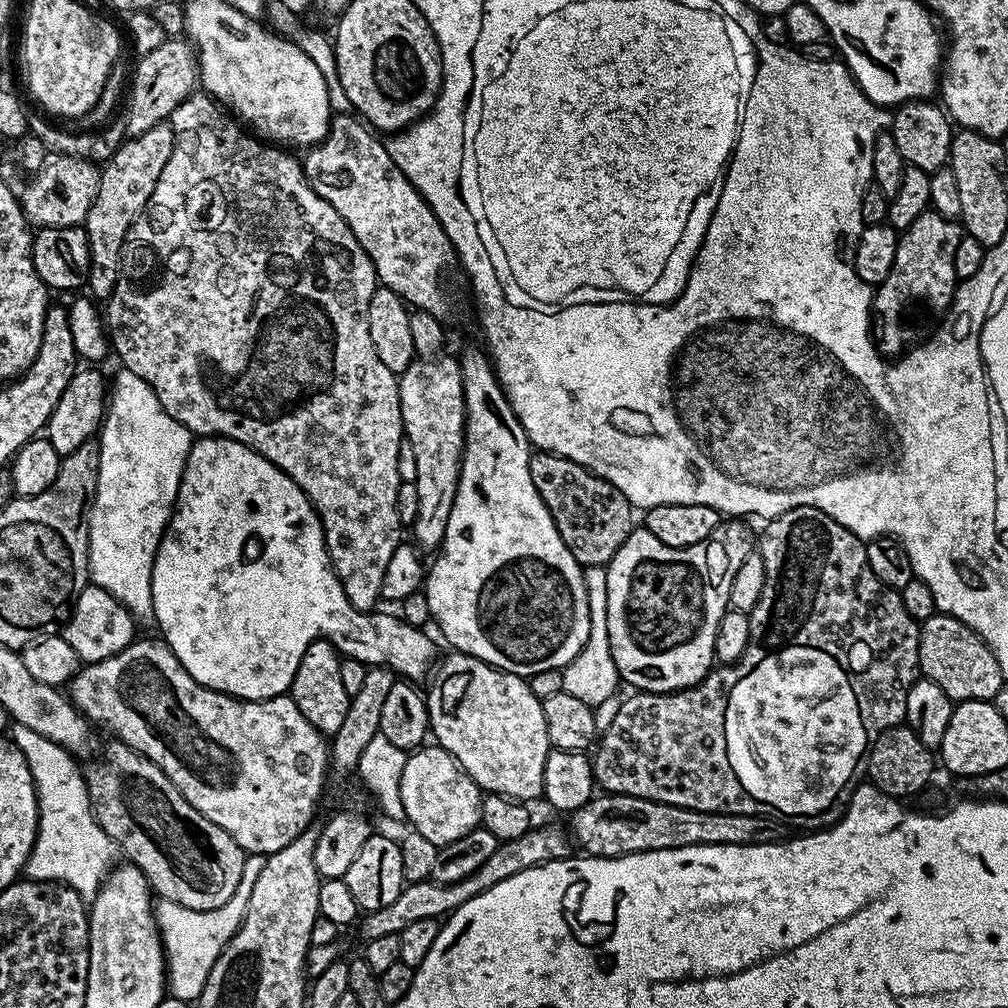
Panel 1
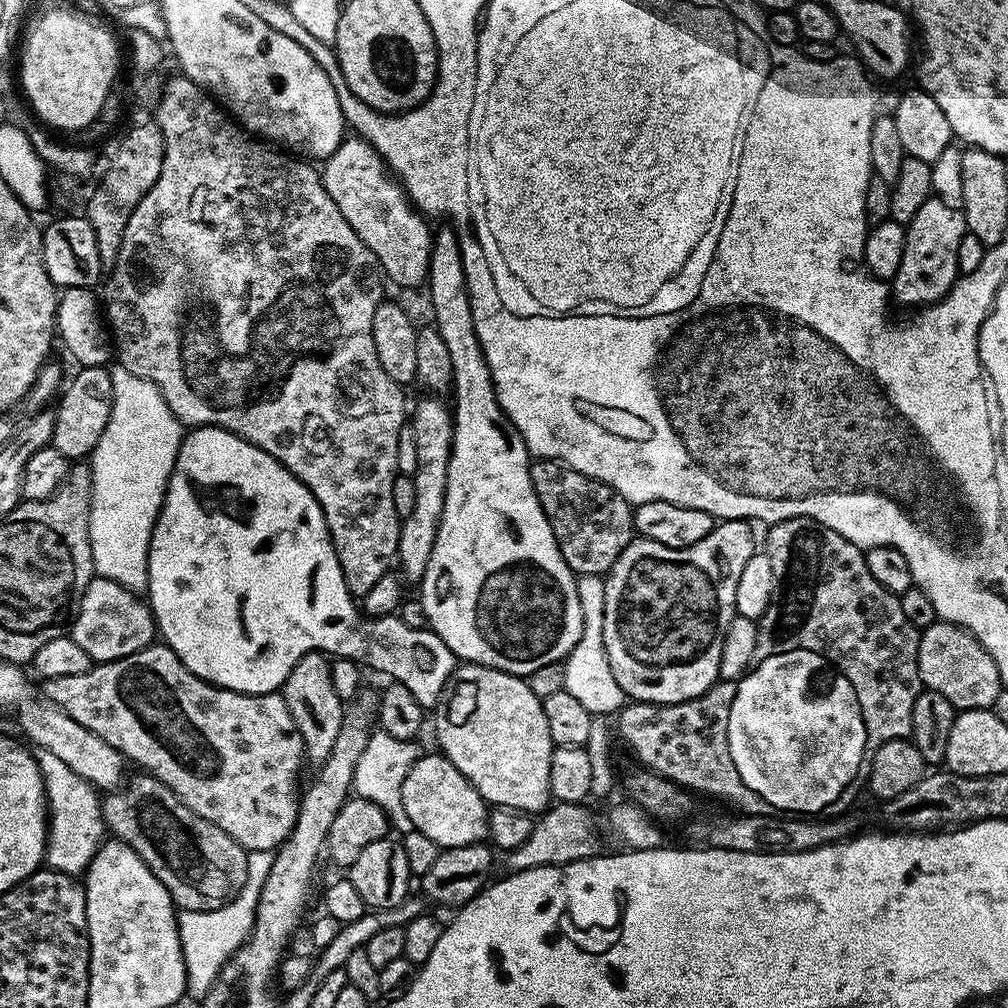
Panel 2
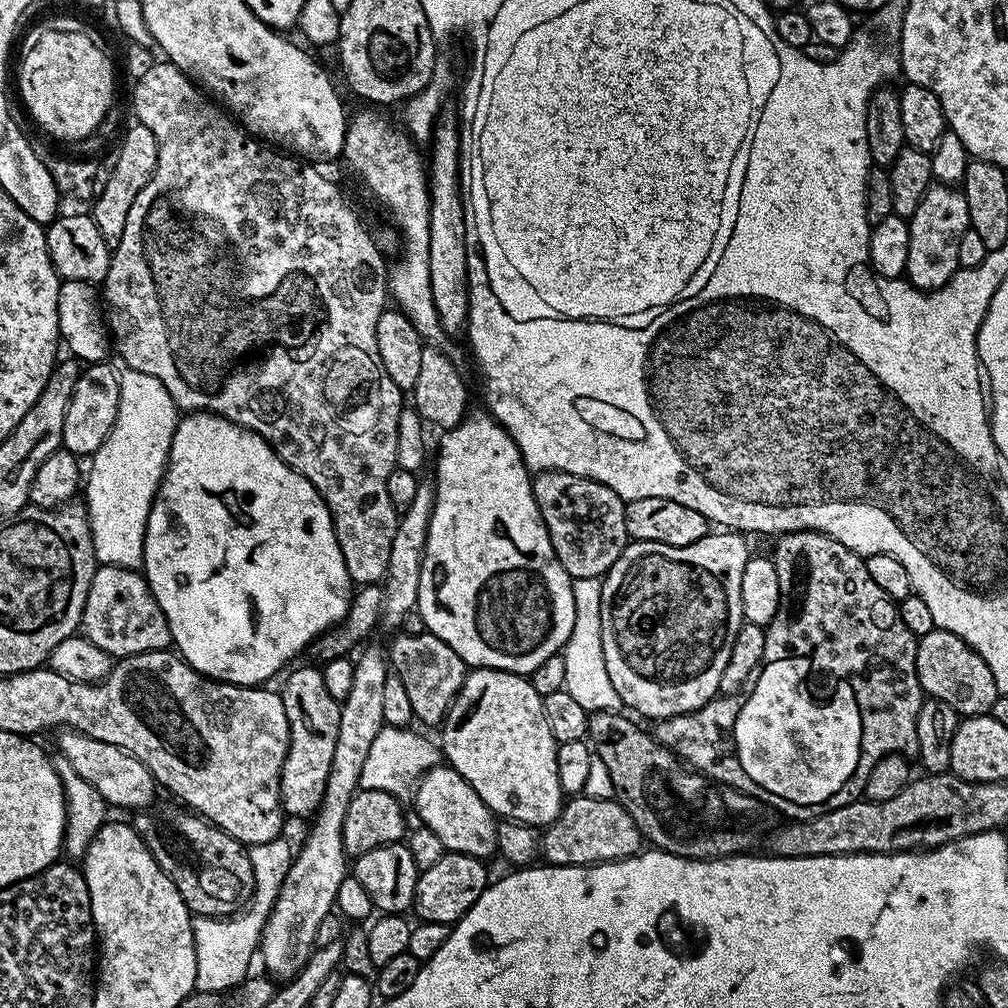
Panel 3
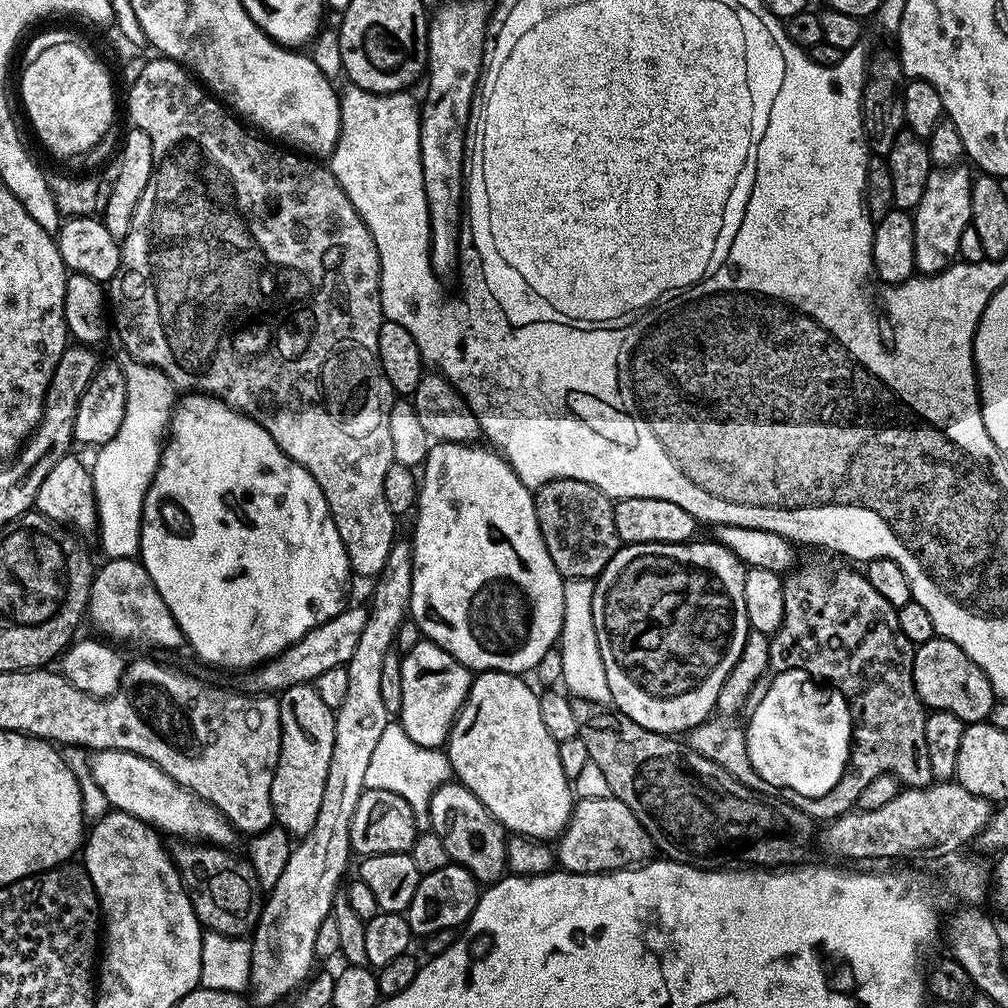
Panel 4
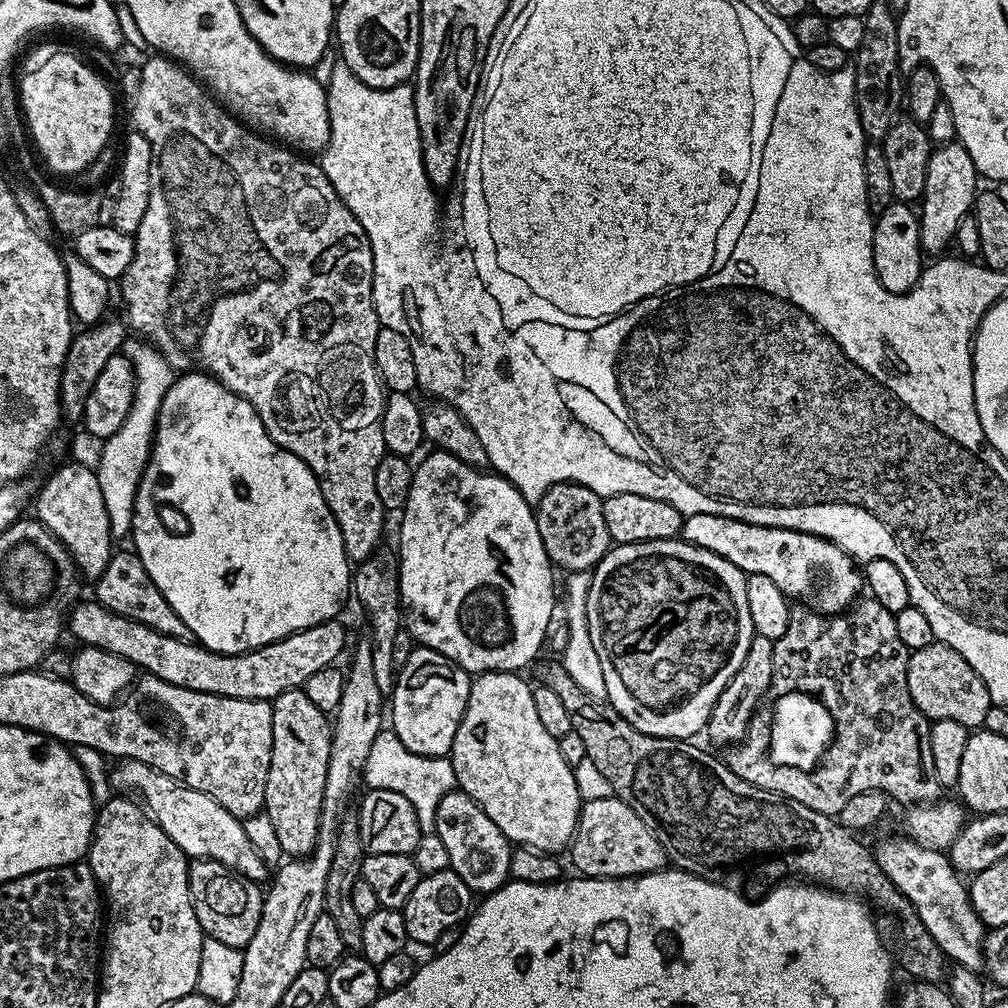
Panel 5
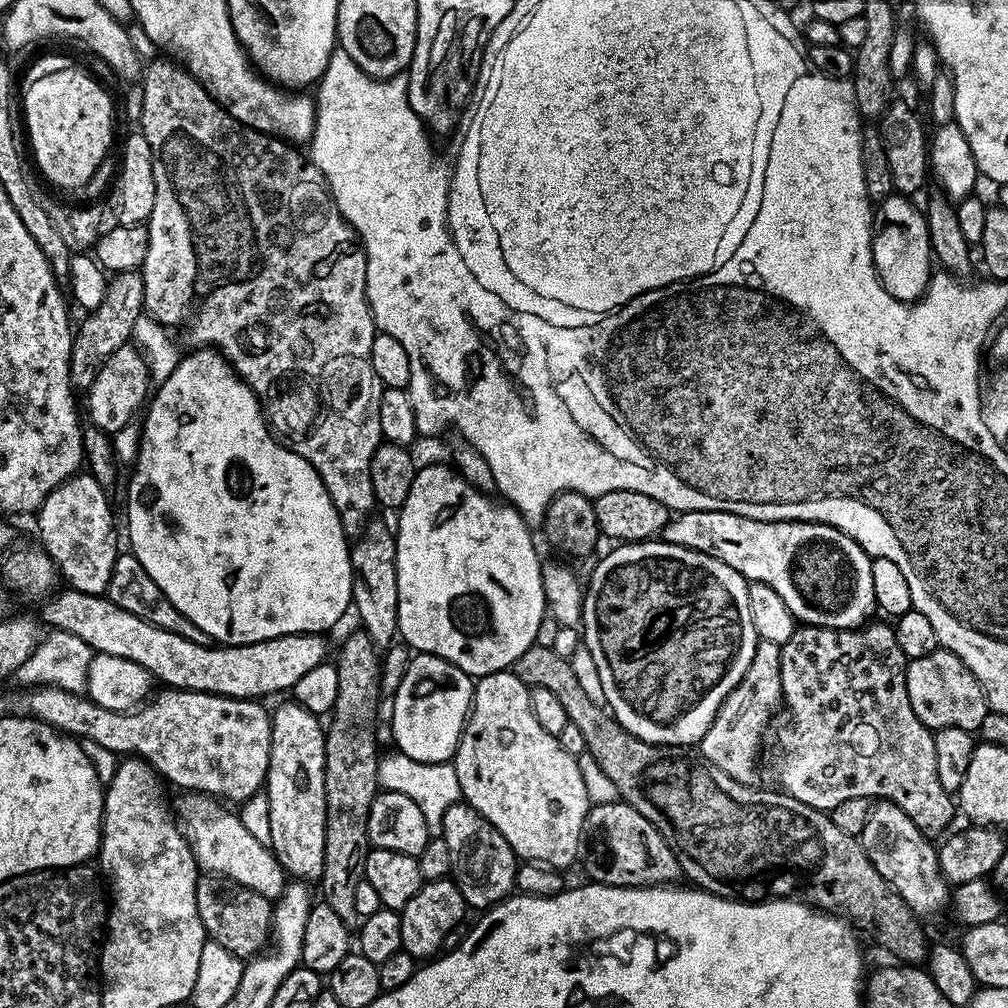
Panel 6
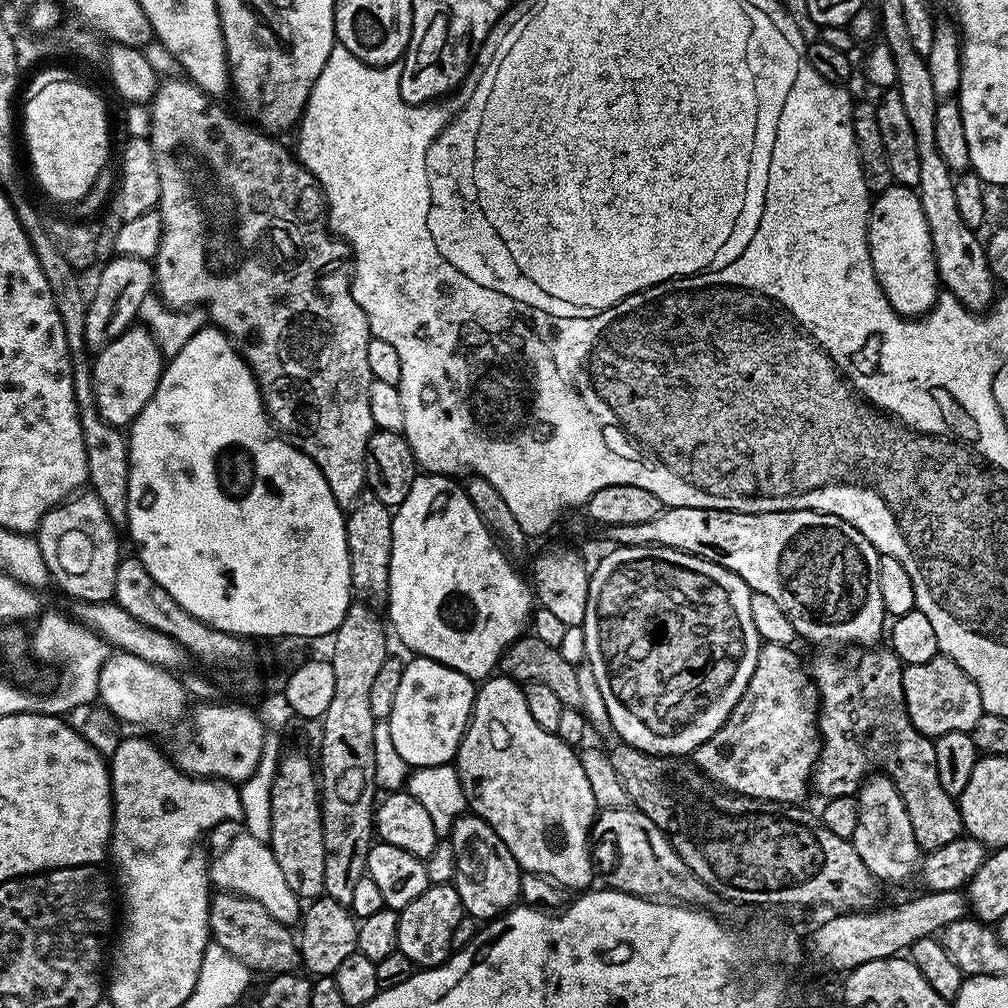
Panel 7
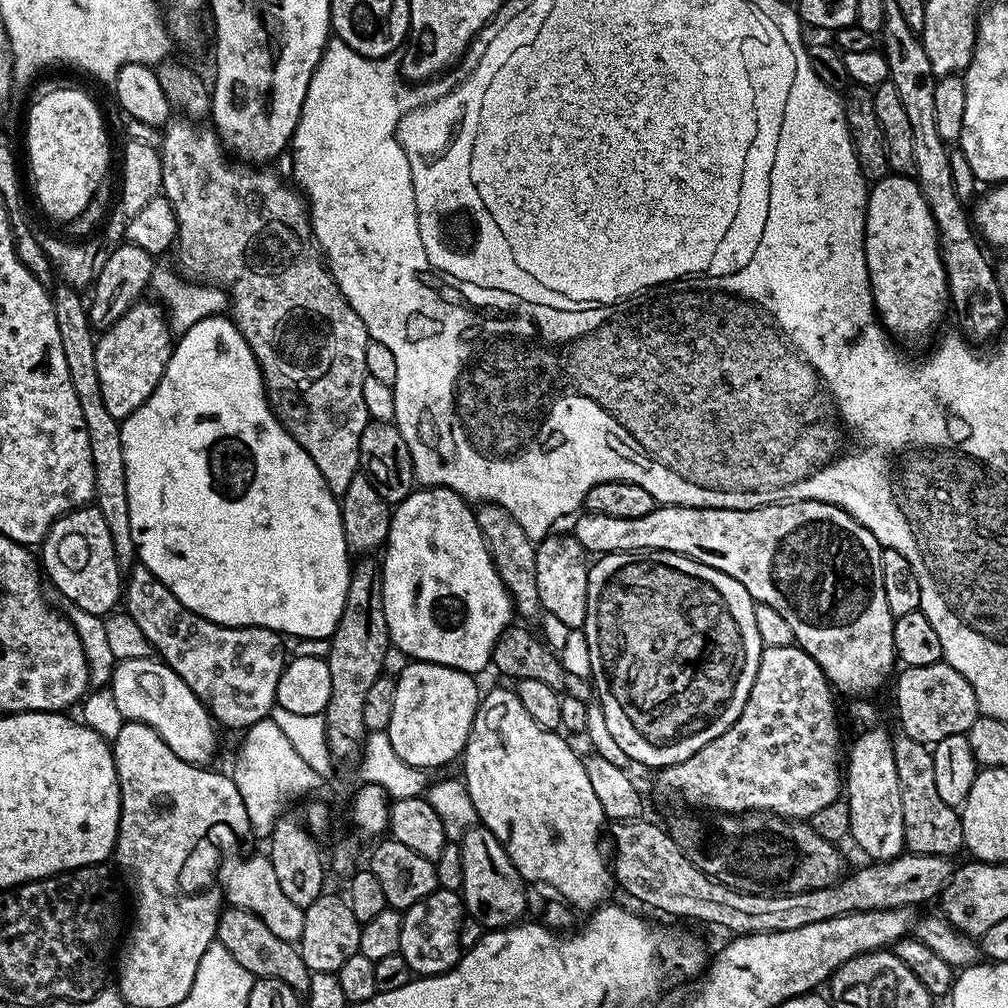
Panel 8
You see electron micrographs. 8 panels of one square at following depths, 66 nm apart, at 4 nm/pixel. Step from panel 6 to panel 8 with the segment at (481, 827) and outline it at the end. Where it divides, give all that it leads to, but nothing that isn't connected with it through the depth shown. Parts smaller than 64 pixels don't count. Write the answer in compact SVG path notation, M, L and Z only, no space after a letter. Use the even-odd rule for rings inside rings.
M475 826L458 843L462 854L462 899L467 915L478 918L485 930L510 928L523 921L528 910L526 881L514 862L510 862L502 842L494 838L490 829Z

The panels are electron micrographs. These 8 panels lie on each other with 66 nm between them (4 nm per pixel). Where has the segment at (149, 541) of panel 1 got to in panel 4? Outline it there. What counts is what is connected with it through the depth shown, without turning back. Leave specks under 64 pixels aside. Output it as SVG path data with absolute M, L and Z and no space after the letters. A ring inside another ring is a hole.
M129 355L123 359L119 365L126 378L126 414L122 414L118 434L95 449L96 461L90 464L100 548L110 560L135 557L140 551L142 506L146 490L156 473L162 445L170 428L172 410L178 399L177 388L170 378L166 378L166 374L162 374L162 370L138 362Z

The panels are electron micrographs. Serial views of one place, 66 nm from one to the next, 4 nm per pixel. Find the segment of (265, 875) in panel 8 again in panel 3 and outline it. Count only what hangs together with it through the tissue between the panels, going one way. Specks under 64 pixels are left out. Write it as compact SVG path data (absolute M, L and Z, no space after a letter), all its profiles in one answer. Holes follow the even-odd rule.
M64 730L59 736L59 755L65 756L72 769L82 774L82 778L86 778L86 782L90 782L90 786L94 786L98 794L102 794L105 804L113 809L143 810L155 801L152 799L155 798L156 792L158 793L157 782L150 770L146 770L146 766L138 762L138 758L118 746L110 746L110 742L98 742L98 738L84 736L81 732Z

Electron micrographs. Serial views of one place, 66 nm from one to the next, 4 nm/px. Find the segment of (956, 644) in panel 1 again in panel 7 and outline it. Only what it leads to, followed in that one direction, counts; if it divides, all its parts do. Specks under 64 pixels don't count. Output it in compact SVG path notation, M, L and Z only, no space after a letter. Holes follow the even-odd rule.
M943 654L930 658L930 662L907 665L902 674L902 690L910 722L914 722L924 736L935 738L951 732L971 733L974 722L985 713L982 694L976 683L965 674L962 666L958 666L958 662Z

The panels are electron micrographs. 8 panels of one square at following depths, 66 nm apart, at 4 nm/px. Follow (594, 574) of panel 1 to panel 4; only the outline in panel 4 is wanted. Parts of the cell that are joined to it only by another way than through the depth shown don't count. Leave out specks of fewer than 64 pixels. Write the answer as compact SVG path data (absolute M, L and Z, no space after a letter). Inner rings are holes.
M567 579L563 588L563 626L558 641L563 687L577 699L608 704L612 701L593 620L593 579Z

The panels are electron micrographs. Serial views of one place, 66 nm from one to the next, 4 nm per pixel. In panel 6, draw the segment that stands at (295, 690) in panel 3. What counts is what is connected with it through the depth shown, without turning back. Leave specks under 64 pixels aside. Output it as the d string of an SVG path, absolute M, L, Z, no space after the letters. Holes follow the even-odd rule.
M291 698L285 700L285 704L278 705L276 712L274 708L271 713L272 737L270 738L270 762L268 763L268 778L266 781L266 795L270 806L270 847L289 877L295 878L300 882L316 882L319 881L322 874L322 862L324 861L324 851L326 850L326 746L324 745L326 728L325 725L320 725L323 724L321 717L314 715L310 710L306 710L306 706L297 704Z

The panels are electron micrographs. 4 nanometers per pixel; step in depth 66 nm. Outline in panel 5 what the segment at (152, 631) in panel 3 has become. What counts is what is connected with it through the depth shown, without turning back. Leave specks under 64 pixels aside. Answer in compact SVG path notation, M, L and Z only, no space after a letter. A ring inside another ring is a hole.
M113 551L106 570L102 570L102 574L94 582L96 603L114 614L125 616L134 622L142 622L167 636L176 636L180 640L189 639L188 627L184 625L182 618L178 618L178 614L174 614L174 606L170 606L170 602L166 602L162 590L158 590L158 586L154 586L154 578L150 578L150 574L146 574L139 556L135 551L127 551Z

